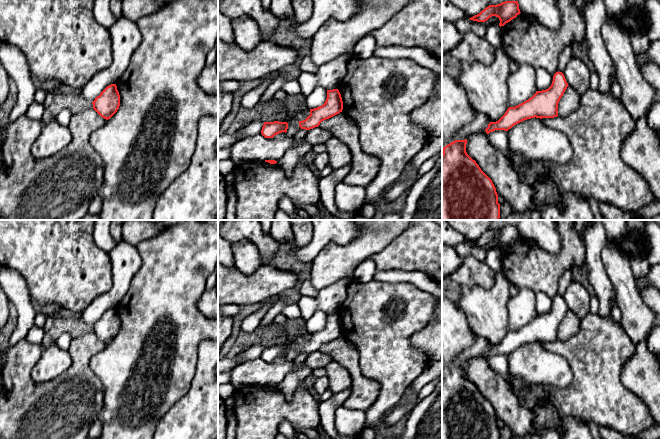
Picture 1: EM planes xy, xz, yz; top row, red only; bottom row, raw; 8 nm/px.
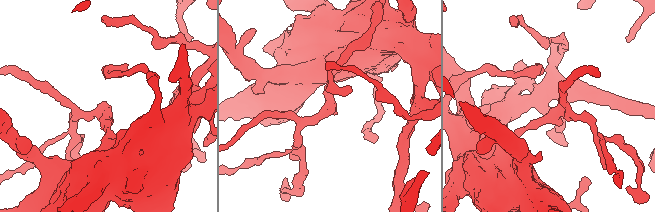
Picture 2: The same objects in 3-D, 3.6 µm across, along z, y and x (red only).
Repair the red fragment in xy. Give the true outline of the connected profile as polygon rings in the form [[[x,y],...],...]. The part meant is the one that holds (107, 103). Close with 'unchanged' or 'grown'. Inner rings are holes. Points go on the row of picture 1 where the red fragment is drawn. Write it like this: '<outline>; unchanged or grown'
[[[116,84],[107,86],[92,102],[93,109],[104,119],[110,119],[119,109],[120,95]]]; unchanged

